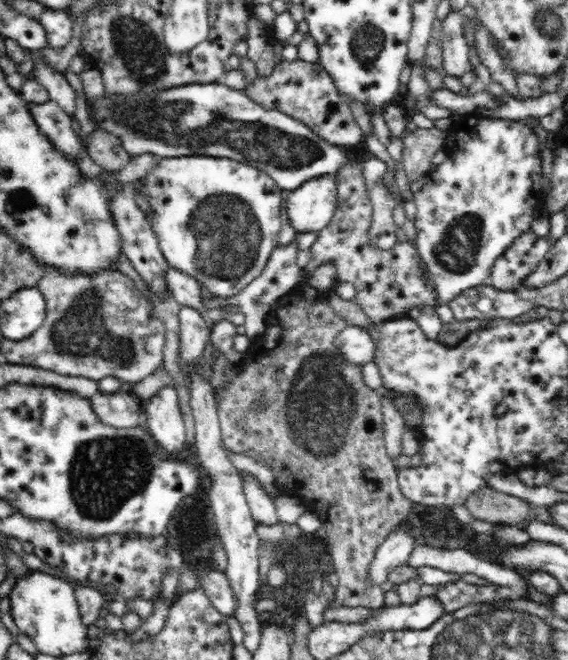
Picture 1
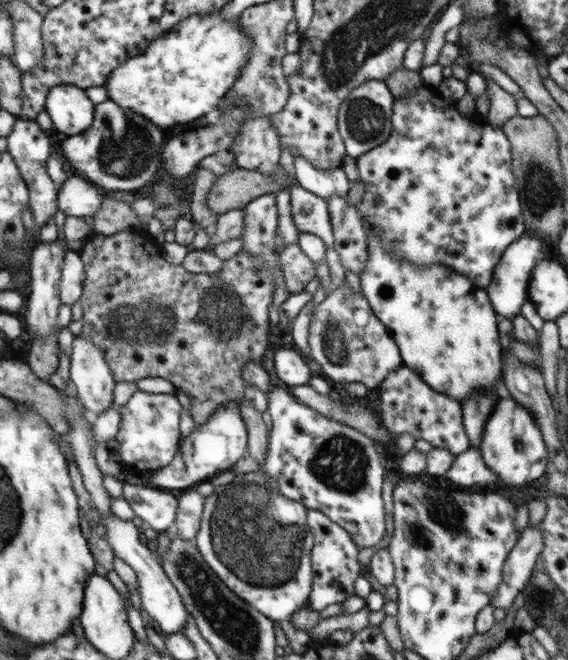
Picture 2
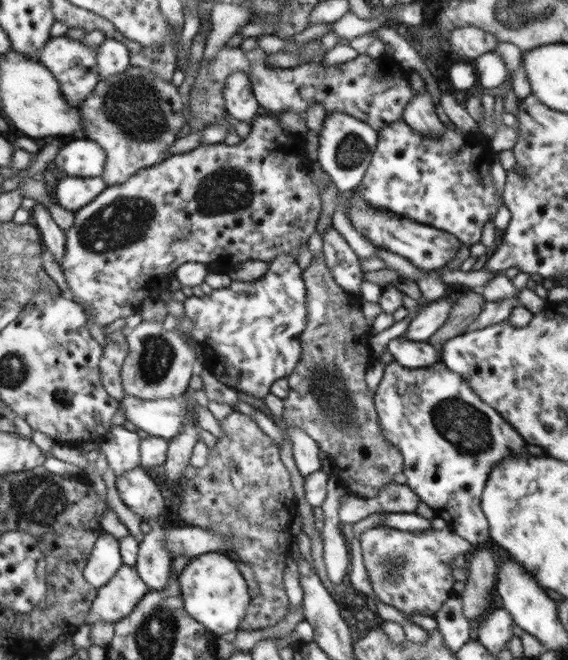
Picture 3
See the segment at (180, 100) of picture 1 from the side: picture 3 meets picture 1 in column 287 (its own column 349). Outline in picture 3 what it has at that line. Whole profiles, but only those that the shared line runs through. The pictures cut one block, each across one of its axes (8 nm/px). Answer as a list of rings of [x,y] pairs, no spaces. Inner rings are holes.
[[[334,111],[324,117],[319,131],[317,161],[320,168],[330,175],[339,192],[355,190],[364,179],[365,172],[378,142],[376,129],[346,113]]]

